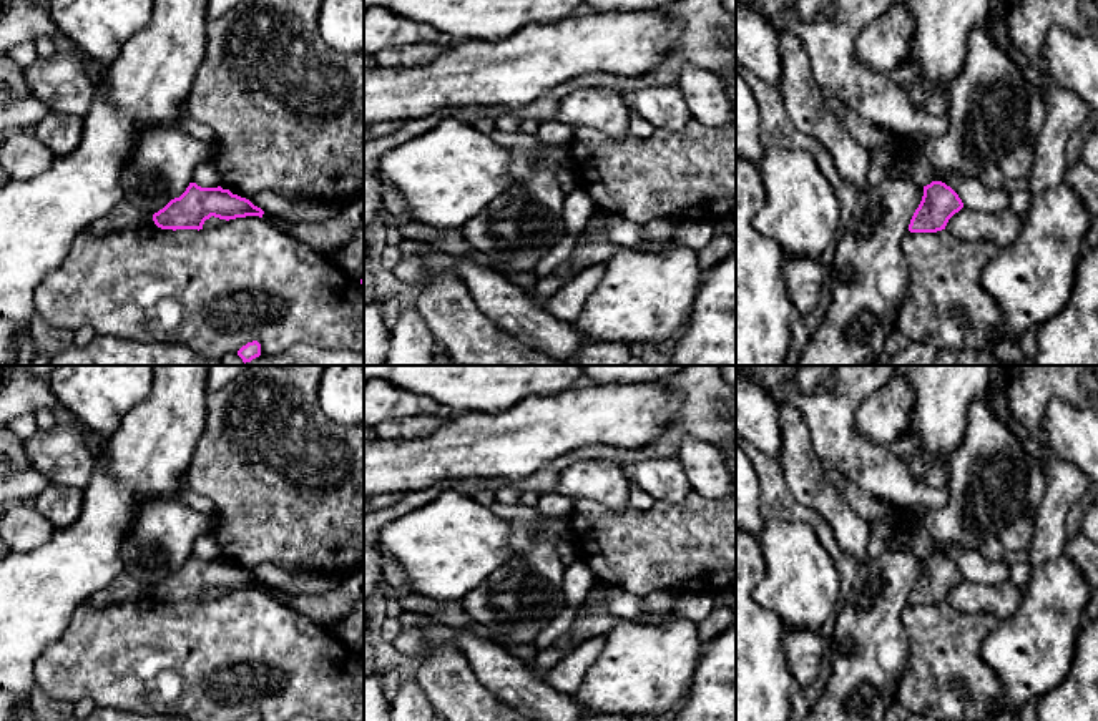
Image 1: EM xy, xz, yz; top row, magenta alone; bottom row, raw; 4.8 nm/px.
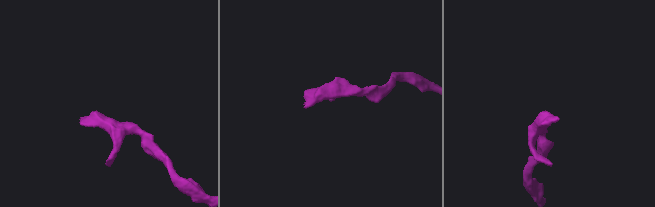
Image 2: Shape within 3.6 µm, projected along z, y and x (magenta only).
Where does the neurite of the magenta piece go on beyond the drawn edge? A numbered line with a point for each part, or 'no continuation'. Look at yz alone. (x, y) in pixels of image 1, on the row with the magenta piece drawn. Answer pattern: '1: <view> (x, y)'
no continuation

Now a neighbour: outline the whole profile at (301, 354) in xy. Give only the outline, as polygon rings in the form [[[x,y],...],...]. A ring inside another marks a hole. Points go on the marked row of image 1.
[[[297,344],[279,356],[259,356],[244,365],[364,365],[364,352]]]

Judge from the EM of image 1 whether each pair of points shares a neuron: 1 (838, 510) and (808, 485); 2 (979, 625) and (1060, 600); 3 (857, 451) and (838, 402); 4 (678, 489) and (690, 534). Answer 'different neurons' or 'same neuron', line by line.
1: same neuron
2: different neurons
3: same neuron
4: different neurons

